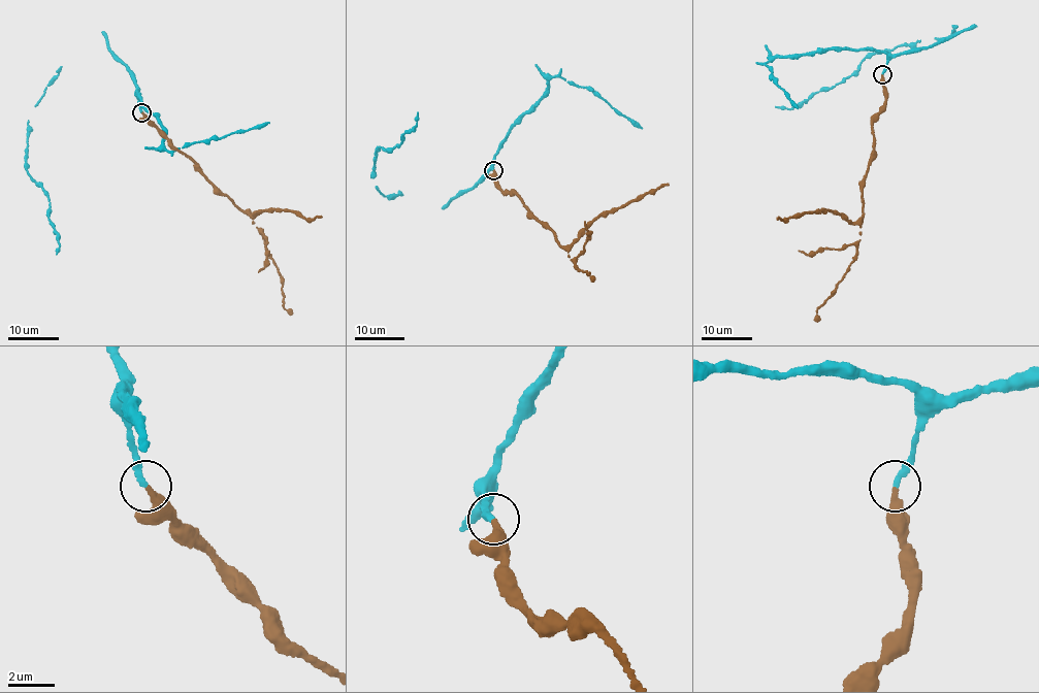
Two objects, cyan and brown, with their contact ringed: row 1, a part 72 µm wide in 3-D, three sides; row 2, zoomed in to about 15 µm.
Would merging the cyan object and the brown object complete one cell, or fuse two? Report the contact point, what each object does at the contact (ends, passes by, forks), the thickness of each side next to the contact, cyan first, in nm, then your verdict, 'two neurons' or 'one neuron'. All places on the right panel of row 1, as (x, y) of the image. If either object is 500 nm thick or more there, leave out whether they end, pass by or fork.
place (882, 74); cyan ends; brown ends; calibres 280 and 360 nm; one neuron

